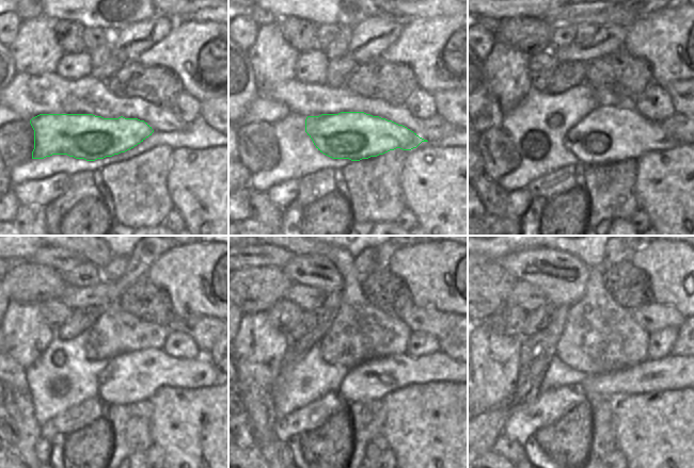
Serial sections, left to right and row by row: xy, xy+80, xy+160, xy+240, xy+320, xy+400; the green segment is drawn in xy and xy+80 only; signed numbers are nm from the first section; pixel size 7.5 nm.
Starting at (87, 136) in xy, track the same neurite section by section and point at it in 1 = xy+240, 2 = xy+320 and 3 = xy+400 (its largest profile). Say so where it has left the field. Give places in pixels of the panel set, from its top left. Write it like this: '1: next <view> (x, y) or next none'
1: next xy+240 (129, 377)
2: next xy+320 (373, 380)
3: next xy+400 (673, 371)

